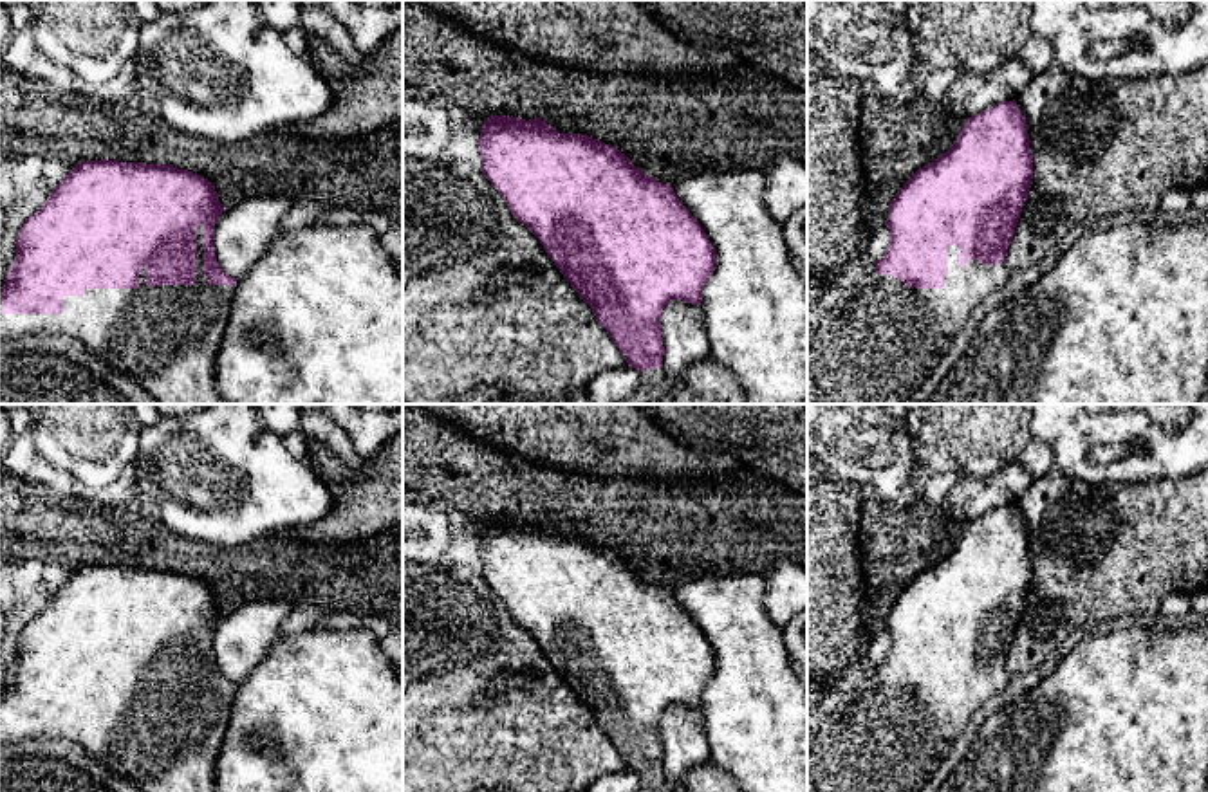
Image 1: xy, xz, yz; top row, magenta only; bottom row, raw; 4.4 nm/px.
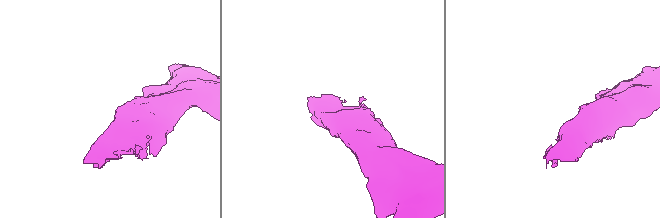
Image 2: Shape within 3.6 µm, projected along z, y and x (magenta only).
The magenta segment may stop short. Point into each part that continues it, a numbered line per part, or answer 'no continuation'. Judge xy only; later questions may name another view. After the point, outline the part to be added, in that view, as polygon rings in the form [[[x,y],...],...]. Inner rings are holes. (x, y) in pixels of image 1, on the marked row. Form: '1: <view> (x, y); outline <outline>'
1: xy (167, 336); outline [[[197,227],[197,280],[191,285],[146,283],[141,267],[137,289],[87,289],[83,296],[65,296],[61,314],[0,314],[0,337],[18,339],[25,336],[69,336],[85,345],[94,355],[108,361],[135,381],[161,404],[229,404],[215,384],[215,361],[229,321],[235,287],[209,285],[204,276],[204,227]]]

